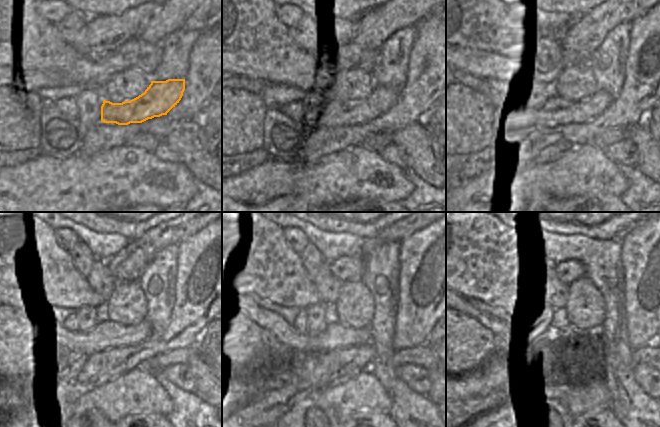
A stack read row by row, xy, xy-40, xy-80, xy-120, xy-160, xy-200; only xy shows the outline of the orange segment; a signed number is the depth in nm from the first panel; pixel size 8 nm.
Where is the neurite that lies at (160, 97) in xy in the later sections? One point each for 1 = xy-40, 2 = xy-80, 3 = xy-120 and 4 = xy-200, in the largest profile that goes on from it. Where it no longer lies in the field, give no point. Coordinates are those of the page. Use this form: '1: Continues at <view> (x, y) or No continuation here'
1: Continues at xy-40 (334, 112)
2: Continues at xy-80 (556, 111)
3: Continues at xy-120 (107, 335)
4: Continues at xy-200 (502, 330)

